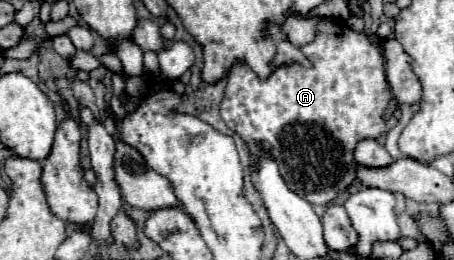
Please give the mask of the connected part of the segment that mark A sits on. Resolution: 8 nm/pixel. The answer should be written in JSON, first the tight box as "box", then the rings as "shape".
{"box":[220,18,392,206],"shape":[[[324,18],[318,26],[314,42],[302,46],[302,52],[312,62],[312,68],[306,70],[302,66],[284,66],[272,72],[266,82],[260,82],[248,66],[236,64],[228,74],[226,94],[220,104],[220,116],[226,126],[246,142],[248,152],[254,160],[258,160],[262,154],[268,154],[274,162],[278,162],[280,174],[292,192],[296,192],[310,204],[328,206],[356,180],[356,144],[366,138],[378,140],[388,132],[384,110],[392,100],[392,92],[386,80],[386,60],[382,50],[374,46],[366,34],[358,34],[348,28],[344,20]]]}

